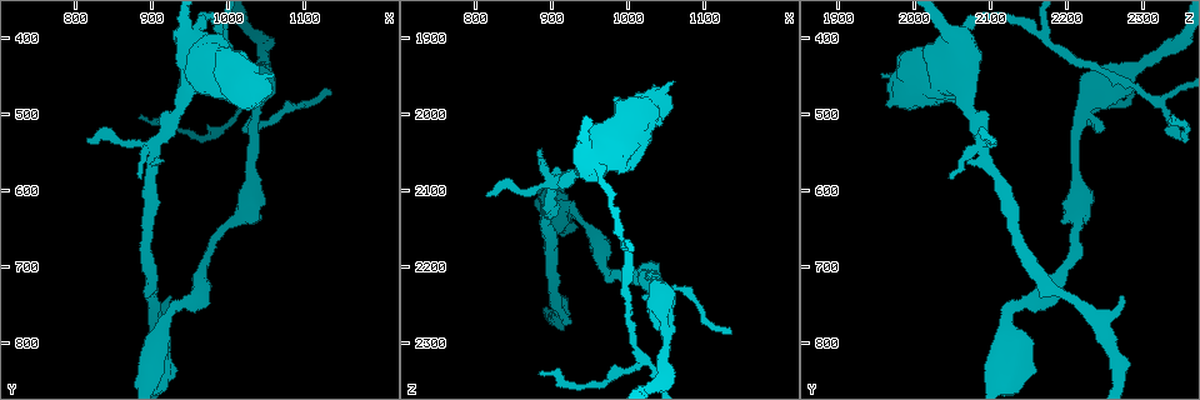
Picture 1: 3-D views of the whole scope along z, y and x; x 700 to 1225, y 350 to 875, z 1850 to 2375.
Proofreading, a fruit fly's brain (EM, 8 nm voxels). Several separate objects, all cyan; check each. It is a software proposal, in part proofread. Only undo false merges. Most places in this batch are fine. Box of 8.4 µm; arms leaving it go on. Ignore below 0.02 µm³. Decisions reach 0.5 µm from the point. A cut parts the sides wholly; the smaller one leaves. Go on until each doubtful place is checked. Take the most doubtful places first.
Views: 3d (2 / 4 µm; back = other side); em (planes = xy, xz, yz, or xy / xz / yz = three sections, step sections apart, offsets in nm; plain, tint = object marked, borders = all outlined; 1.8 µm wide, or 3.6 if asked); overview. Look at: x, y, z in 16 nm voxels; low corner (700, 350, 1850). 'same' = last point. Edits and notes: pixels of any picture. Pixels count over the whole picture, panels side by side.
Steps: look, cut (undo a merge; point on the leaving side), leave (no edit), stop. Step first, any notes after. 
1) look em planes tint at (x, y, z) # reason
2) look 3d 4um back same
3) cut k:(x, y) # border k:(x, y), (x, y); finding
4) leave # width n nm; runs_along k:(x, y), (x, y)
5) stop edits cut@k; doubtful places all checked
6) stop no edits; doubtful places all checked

look em xz step 8 tint at (1030, 500, 2220) # abrupt turn

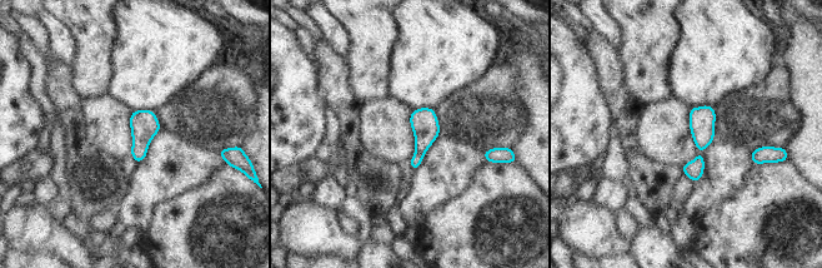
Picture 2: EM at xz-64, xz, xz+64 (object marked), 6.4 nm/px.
look em planes tint same

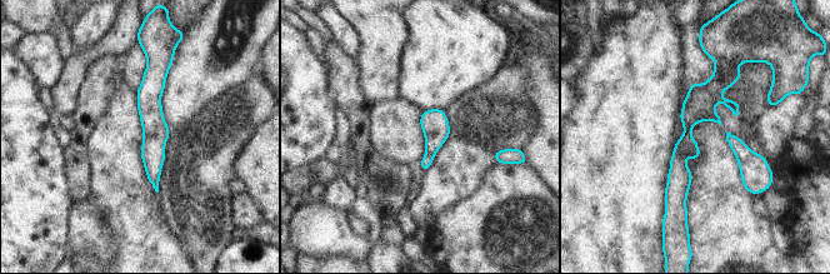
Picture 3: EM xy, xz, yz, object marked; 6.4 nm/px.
cut 3:(425, 163) # width 160 nm; border 3:(425, 154), (433, 157); a second neuron is stuck on

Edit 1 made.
look 3d 2um at (995, 390, 2160) # sharp bend

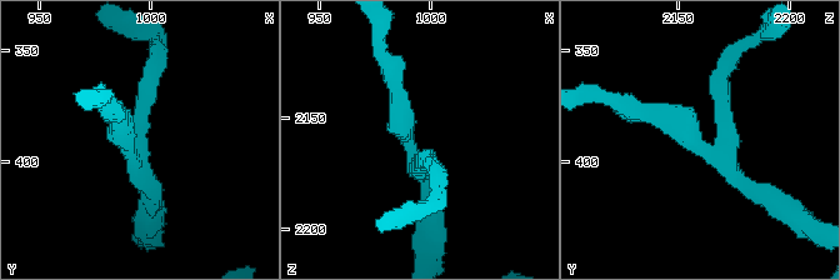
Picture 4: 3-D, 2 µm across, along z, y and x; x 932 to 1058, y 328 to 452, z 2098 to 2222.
look em 3.6um planes tint at (989, 390, 2160) # shape alone is not enough

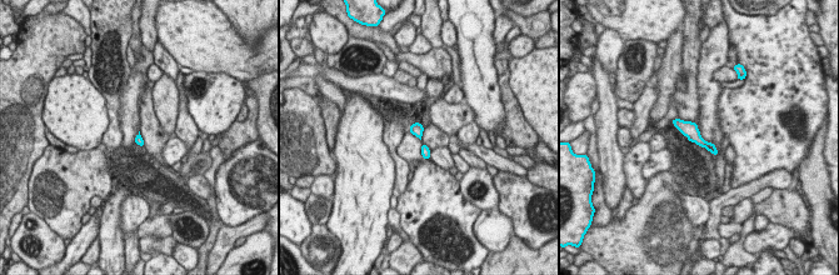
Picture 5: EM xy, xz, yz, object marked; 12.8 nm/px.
leave # runs_along 5:(677, 121), (702, 143), (712, 148); continuous, no second neuron

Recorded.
look 3d 4um back at (1015, 485, 2320) # a fork

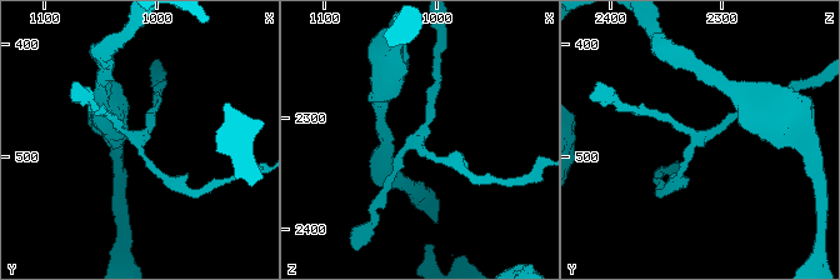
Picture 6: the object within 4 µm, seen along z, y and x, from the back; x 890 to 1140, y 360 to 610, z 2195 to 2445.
look em xz step 4 tint at (1016, 482, 2322) # arms 3

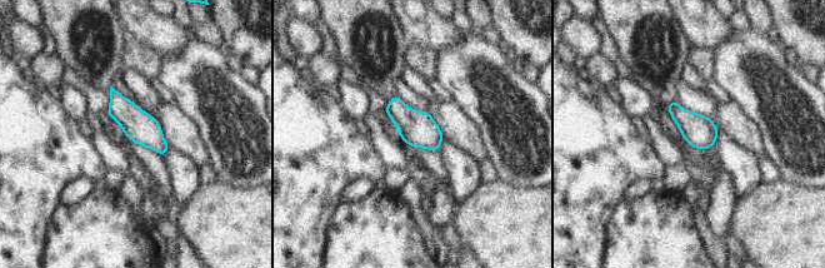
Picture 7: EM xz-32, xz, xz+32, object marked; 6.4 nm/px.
look em xy step 16 borders same # another direction

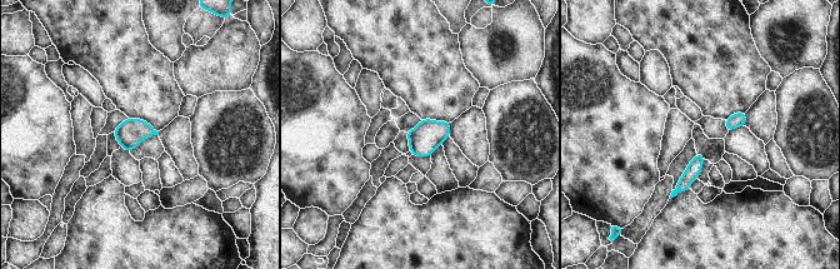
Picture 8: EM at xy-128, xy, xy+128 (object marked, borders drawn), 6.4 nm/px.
leave # runs_along 8:(699, 157), (693, 172), (679, 189); all the same neuron

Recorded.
stop edits cut@3; doubtful places all checked

